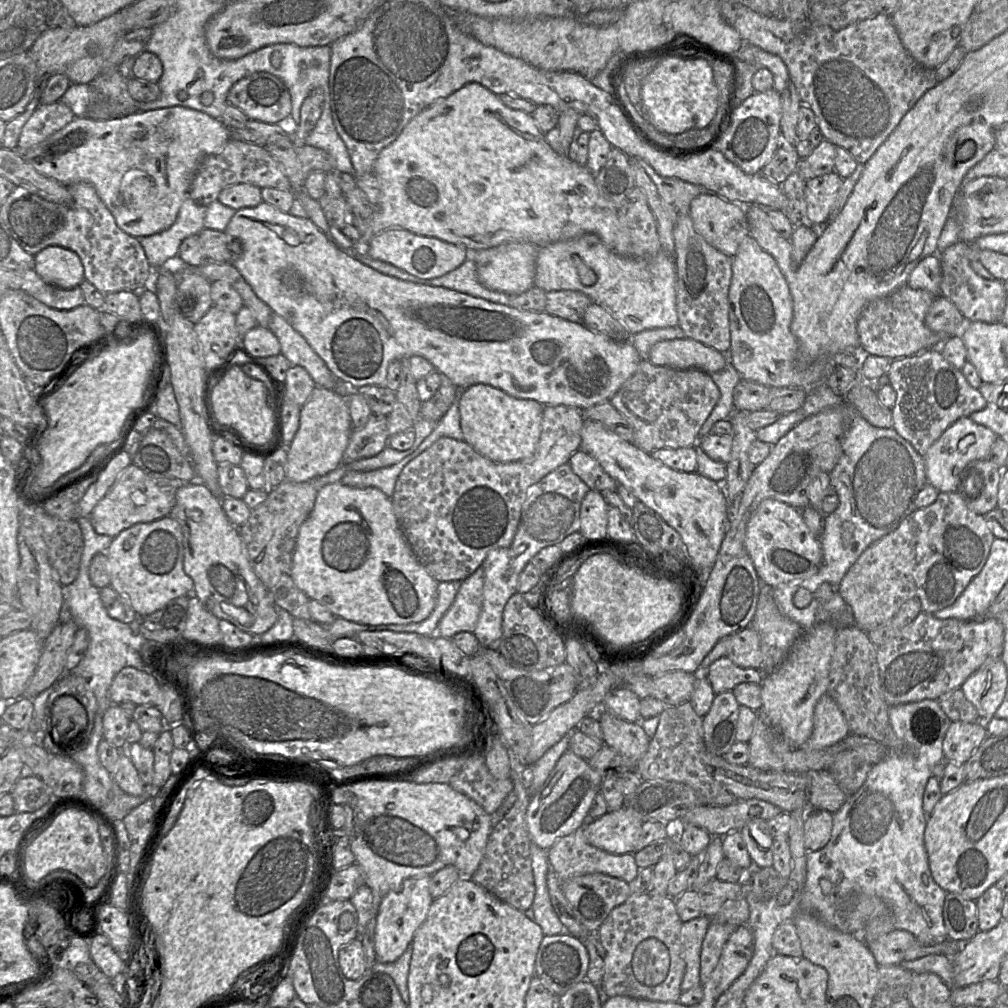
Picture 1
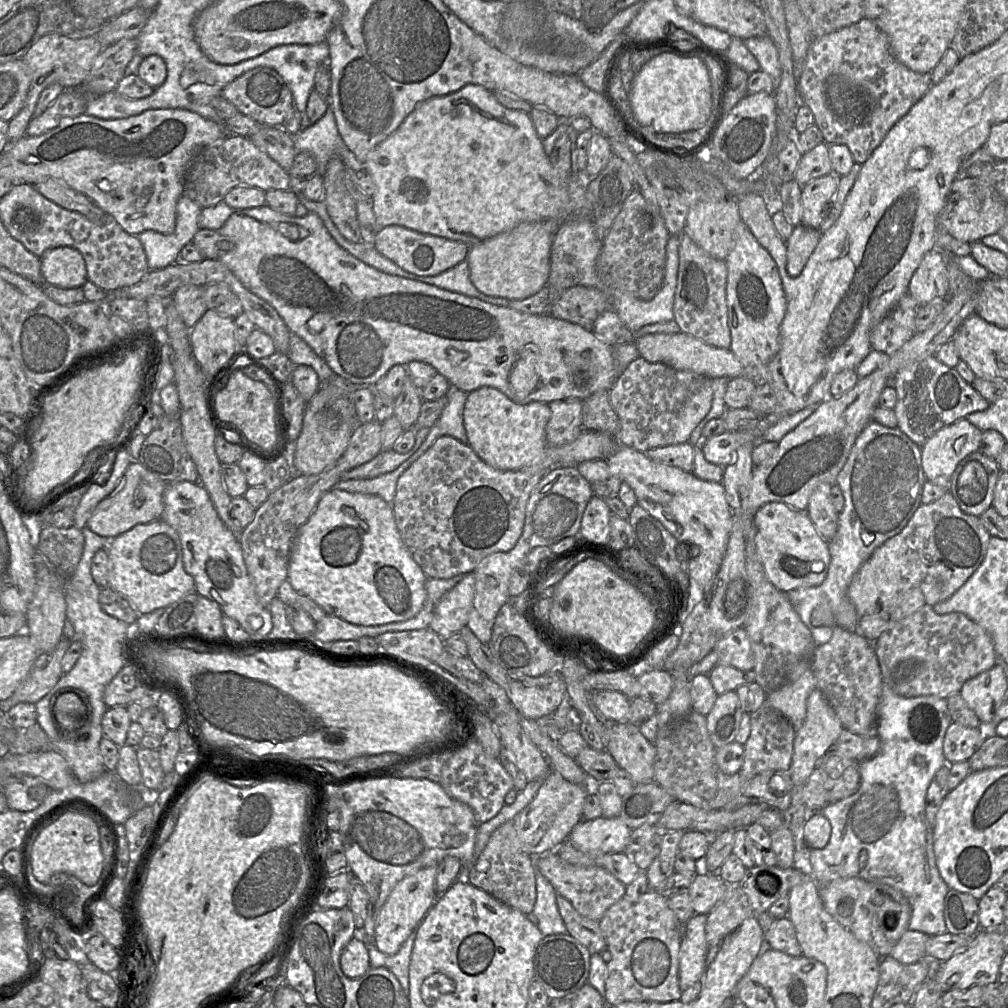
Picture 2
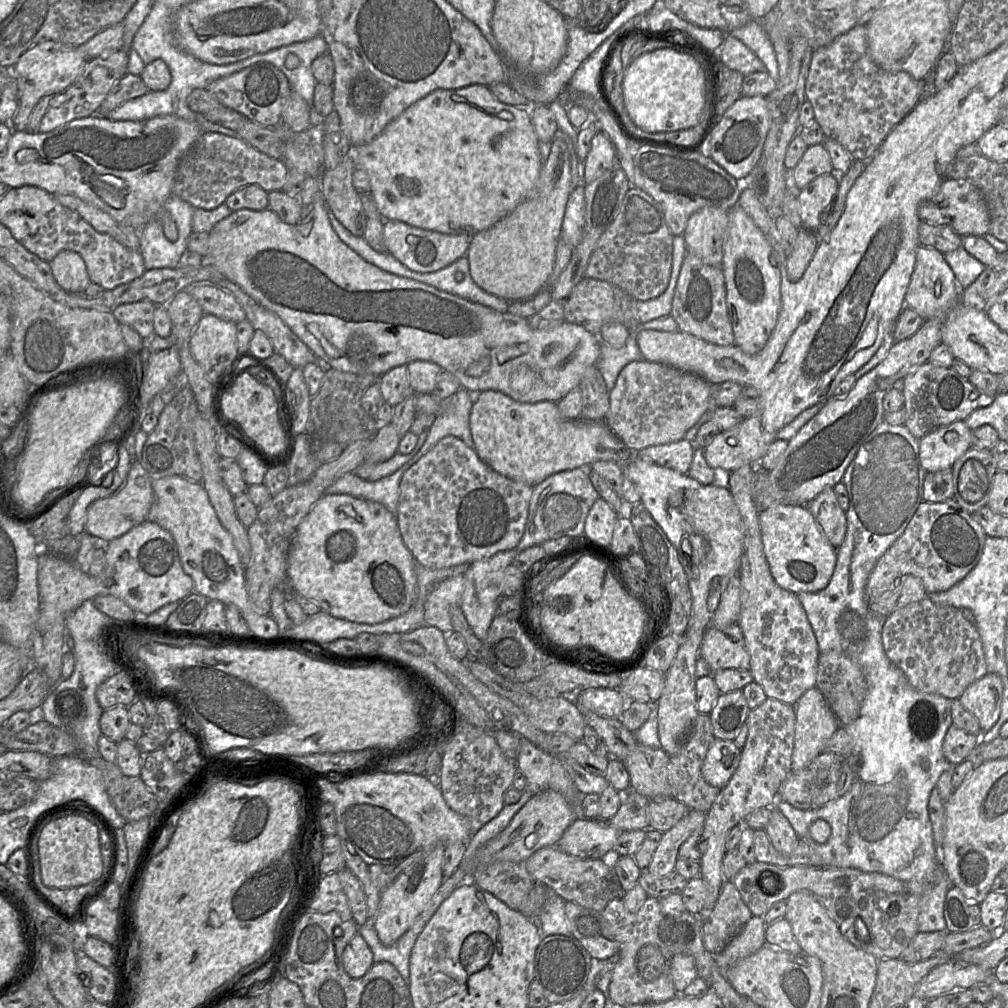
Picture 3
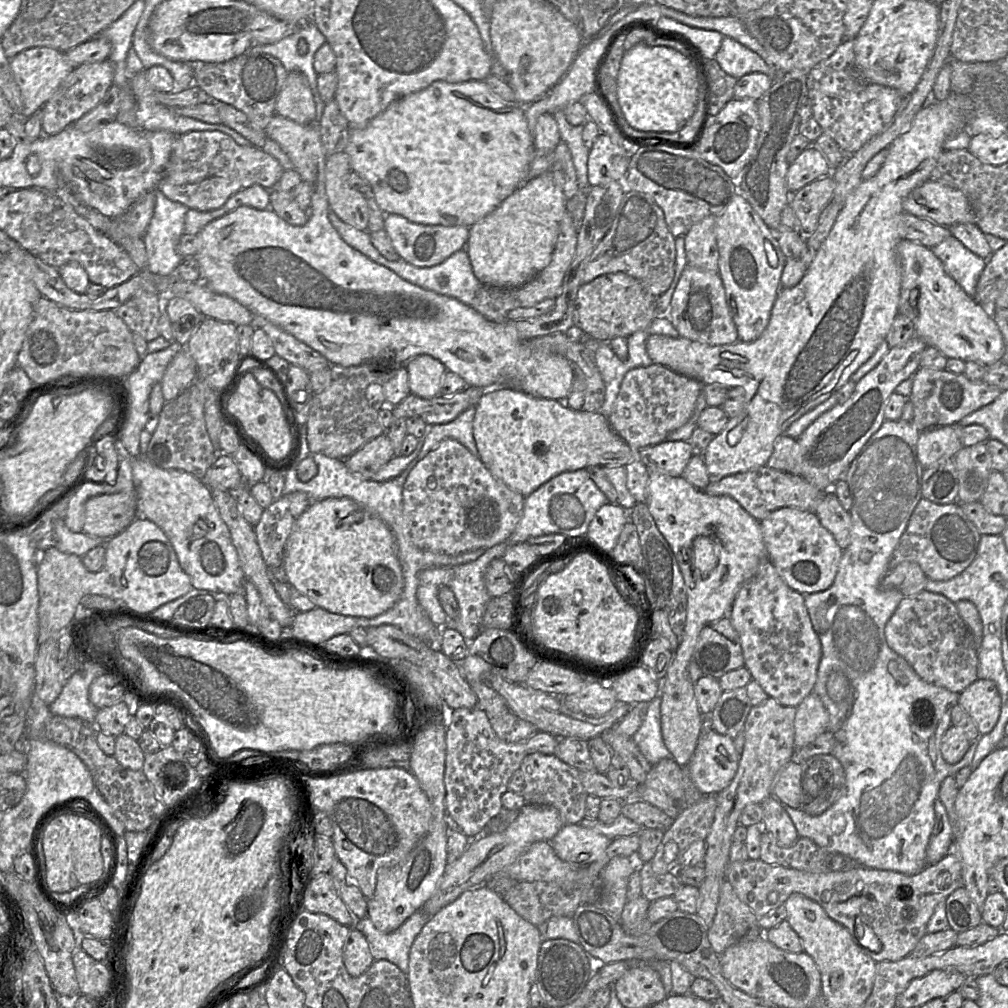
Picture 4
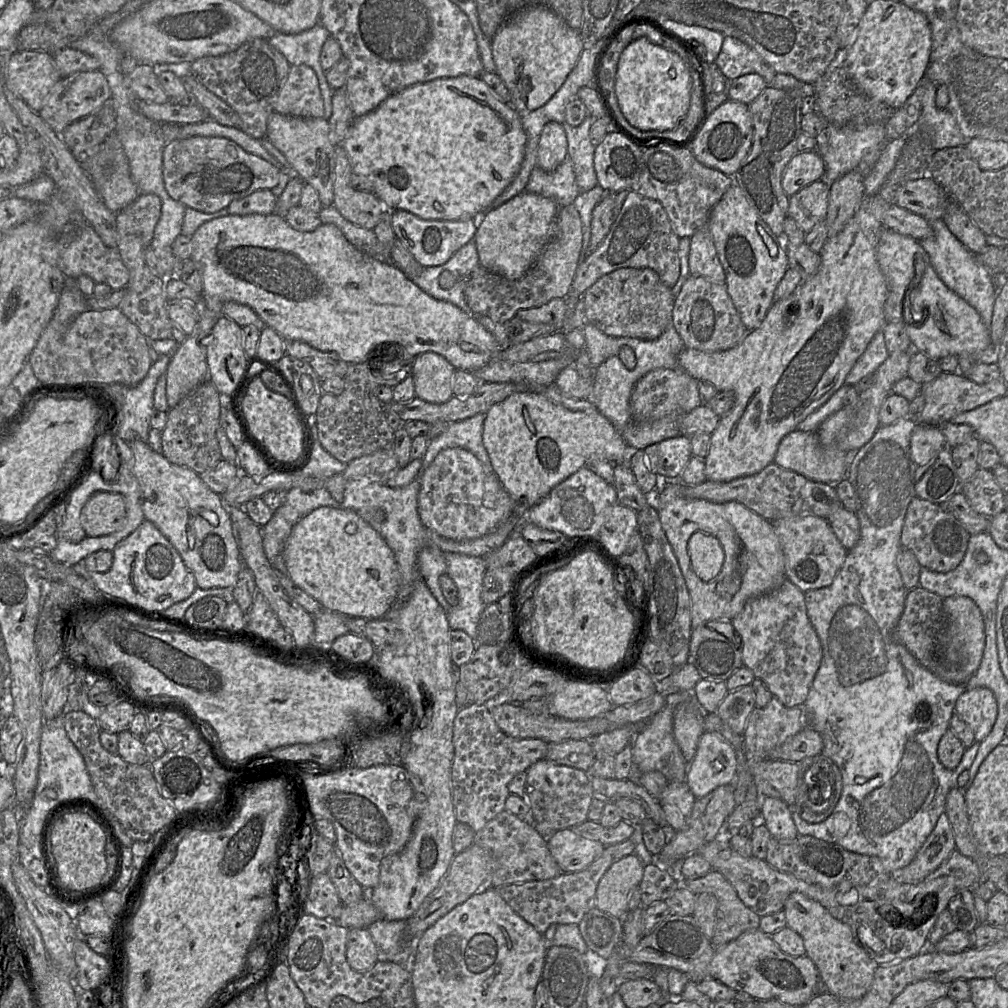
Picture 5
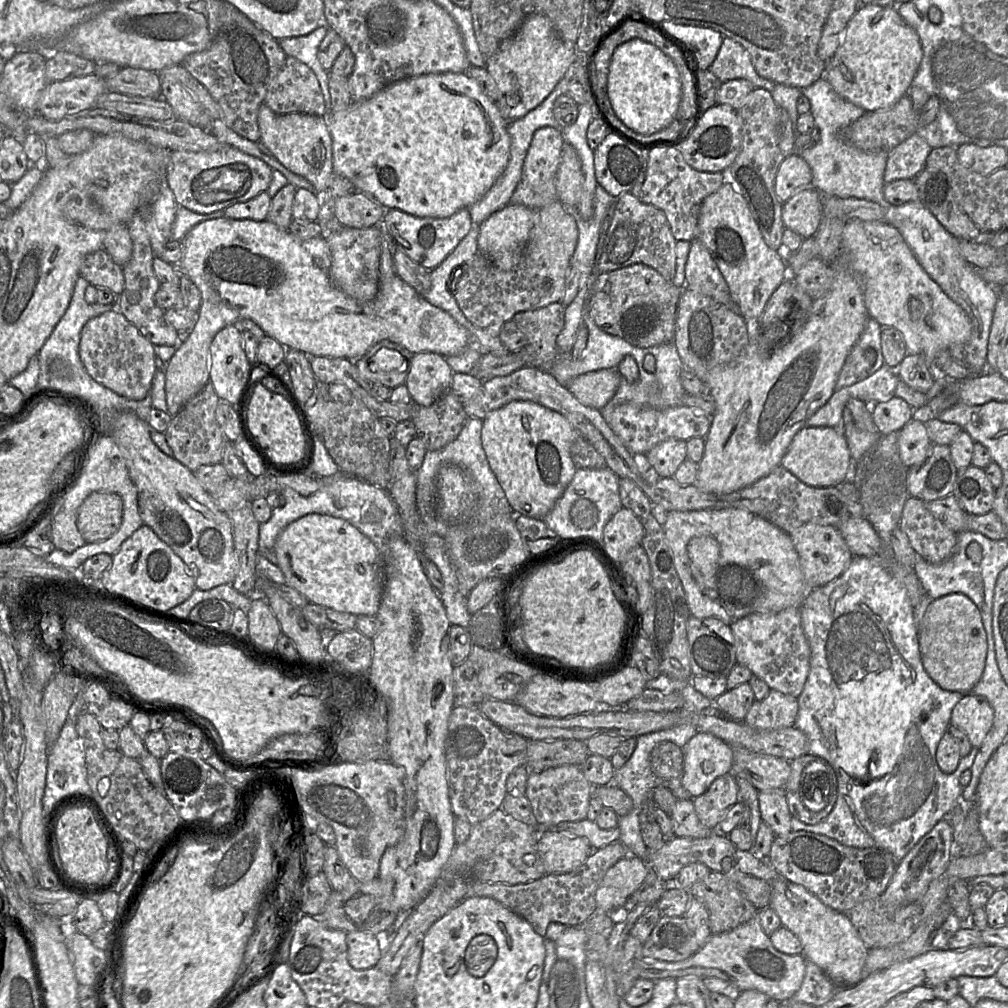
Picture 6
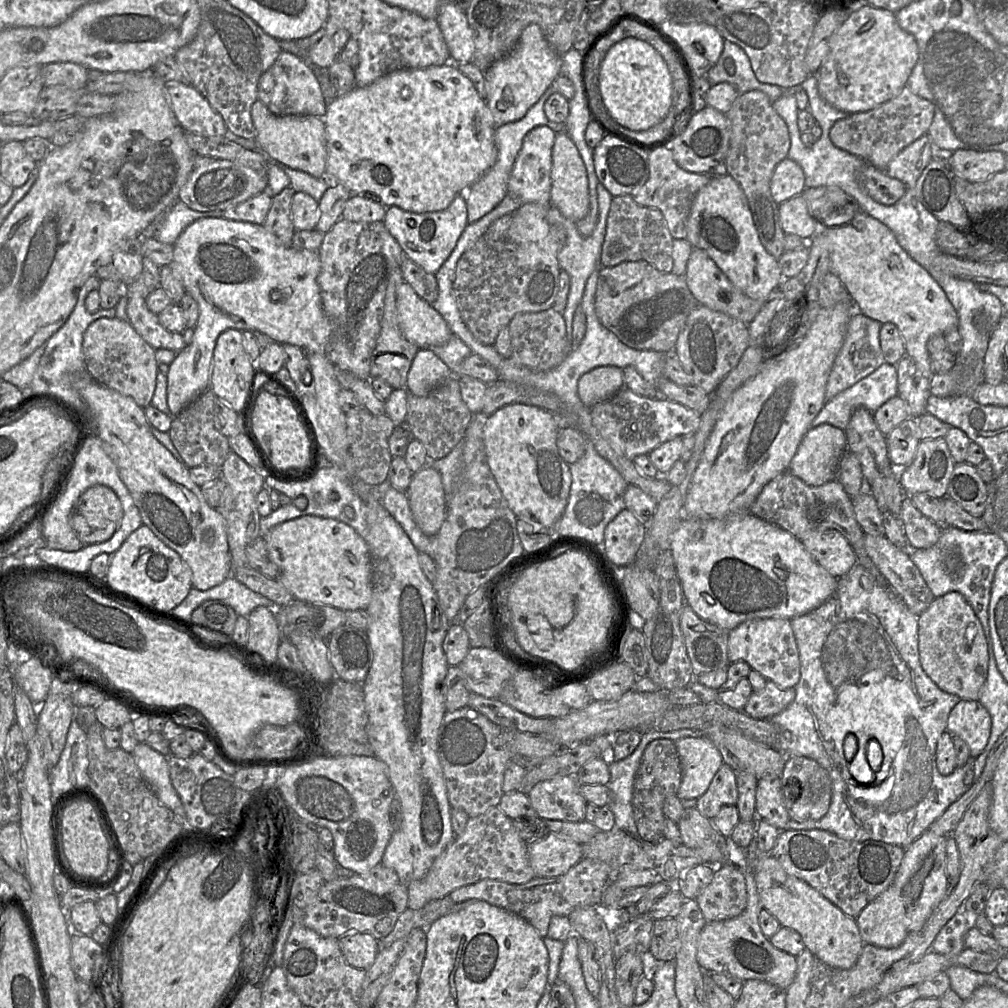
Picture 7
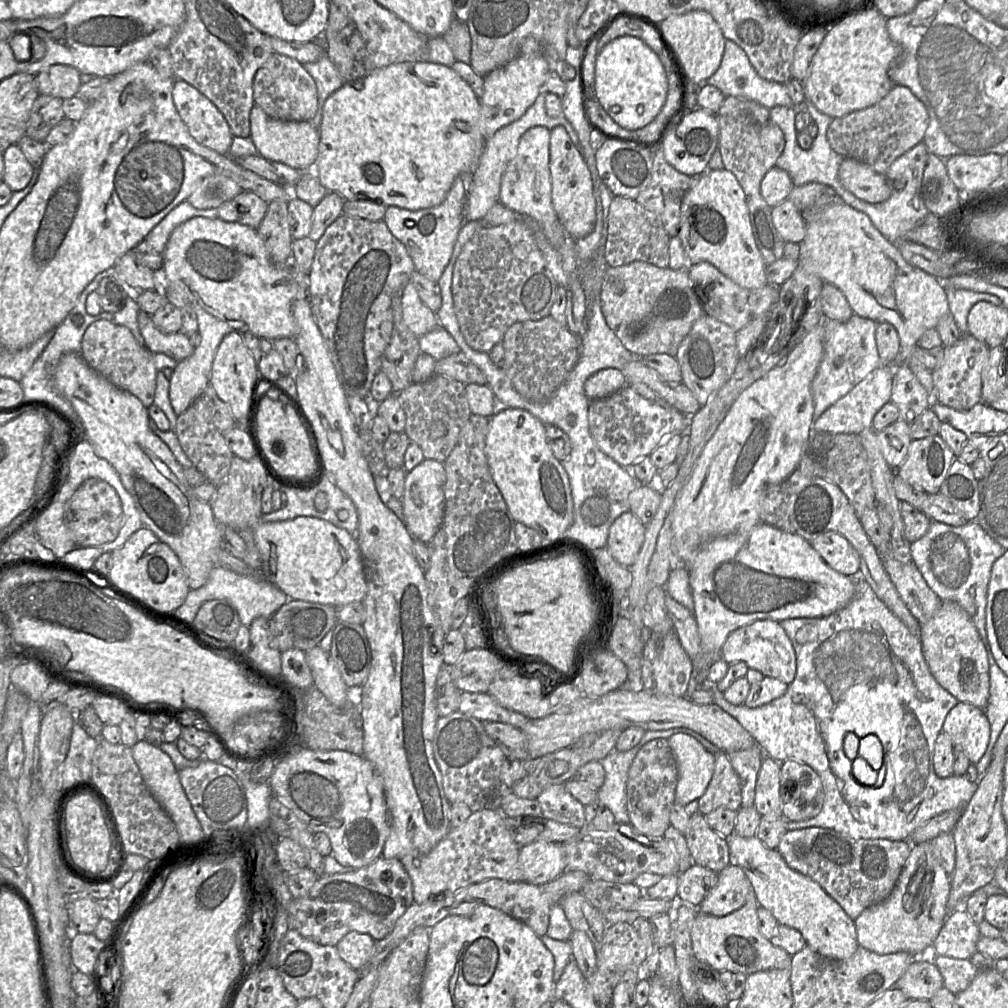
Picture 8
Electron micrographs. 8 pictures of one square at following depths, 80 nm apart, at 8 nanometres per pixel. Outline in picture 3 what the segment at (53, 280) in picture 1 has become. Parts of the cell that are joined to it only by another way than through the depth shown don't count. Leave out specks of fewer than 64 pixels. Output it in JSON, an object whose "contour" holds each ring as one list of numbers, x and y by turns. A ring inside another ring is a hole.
{"contour":[[63,250,49,261,52,274,65,291,84,294,90,278,83,258,74,251]]}

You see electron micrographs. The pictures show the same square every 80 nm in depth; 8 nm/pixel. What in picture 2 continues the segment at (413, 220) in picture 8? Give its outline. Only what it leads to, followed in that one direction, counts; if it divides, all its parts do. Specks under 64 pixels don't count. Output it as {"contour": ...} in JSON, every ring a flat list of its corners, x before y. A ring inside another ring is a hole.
{"contour":[[399,225,379,228,374,248,403,270,419,276,438,275,467,260,470,246,464,242,422,234]]}

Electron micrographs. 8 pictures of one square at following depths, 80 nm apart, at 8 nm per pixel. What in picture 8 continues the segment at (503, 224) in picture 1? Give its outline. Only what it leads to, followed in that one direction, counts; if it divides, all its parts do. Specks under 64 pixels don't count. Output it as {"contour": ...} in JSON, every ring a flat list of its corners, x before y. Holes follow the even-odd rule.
{"contour":[[407,61,345,82,325,101,313,170,320,183,346,200,370,199,411,211,440,205,460,176,474,173,486,140,480,129,479,98,450,66]]}

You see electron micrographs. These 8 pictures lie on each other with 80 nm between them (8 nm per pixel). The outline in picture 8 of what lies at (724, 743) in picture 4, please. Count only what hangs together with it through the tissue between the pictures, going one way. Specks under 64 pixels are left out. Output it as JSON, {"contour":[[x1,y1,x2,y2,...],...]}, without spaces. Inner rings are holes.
{"contour":[[684,733,674,734,668,740,678,764,675,803,685,806,705,793,713,776,715,754]]}

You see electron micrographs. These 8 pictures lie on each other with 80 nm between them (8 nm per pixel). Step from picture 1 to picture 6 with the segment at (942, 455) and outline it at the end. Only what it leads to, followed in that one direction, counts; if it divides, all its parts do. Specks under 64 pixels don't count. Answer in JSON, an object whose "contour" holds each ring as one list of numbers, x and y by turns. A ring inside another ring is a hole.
{"contour":[[911,419,897,433,898,453,902,463,907,468,921,463,933,445,927,435,925,423]]}

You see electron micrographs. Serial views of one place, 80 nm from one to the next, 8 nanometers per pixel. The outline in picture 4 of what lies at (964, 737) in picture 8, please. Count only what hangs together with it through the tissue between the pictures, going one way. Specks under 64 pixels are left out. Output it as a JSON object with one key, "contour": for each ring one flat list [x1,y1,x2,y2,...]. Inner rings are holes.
{"contour":[[977,679,959,694,958,705,974,720,980,735,985,735,1000,717,1001,697,993,681]]}

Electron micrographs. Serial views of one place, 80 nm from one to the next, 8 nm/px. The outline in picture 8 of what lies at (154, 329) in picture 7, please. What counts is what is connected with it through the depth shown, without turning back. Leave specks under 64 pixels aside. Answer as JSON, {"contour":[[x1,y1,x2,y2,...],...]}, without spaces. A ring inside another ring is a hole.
{"contour":[[140,309,138,313,138,326,145,342,145,347,151,353,163,353,177,362,180,362,194,352,195,347,189,337,183,332,164,333,158,329,151,315]]}

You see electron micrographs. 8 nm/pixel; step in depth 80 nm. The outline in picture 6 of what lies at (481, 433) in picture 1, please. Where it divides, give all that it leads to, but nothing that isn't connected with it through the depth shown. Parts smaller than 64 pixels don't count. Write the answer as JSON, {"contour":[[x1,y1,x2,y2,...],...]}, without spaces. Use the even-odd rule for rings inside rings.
{"contour":[[511,401,484,418,482,447,516,515,543,519,551,511,577,470,570,448,579,436,562,414,531,401]]}

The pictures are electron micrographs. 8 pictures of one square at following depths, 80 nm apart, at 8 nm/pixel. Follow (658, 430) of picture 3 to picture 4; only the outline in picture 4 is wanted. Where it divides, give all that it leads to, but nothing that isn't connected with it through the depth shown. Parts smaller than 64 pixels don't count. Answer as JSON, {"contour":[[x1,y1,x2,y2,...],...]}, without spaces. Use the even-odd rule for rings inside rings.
{"contour":[[660,364,629,370,620,385,608,421,612,429,635,451,667,440,668,435,691,417,703,384]]}

